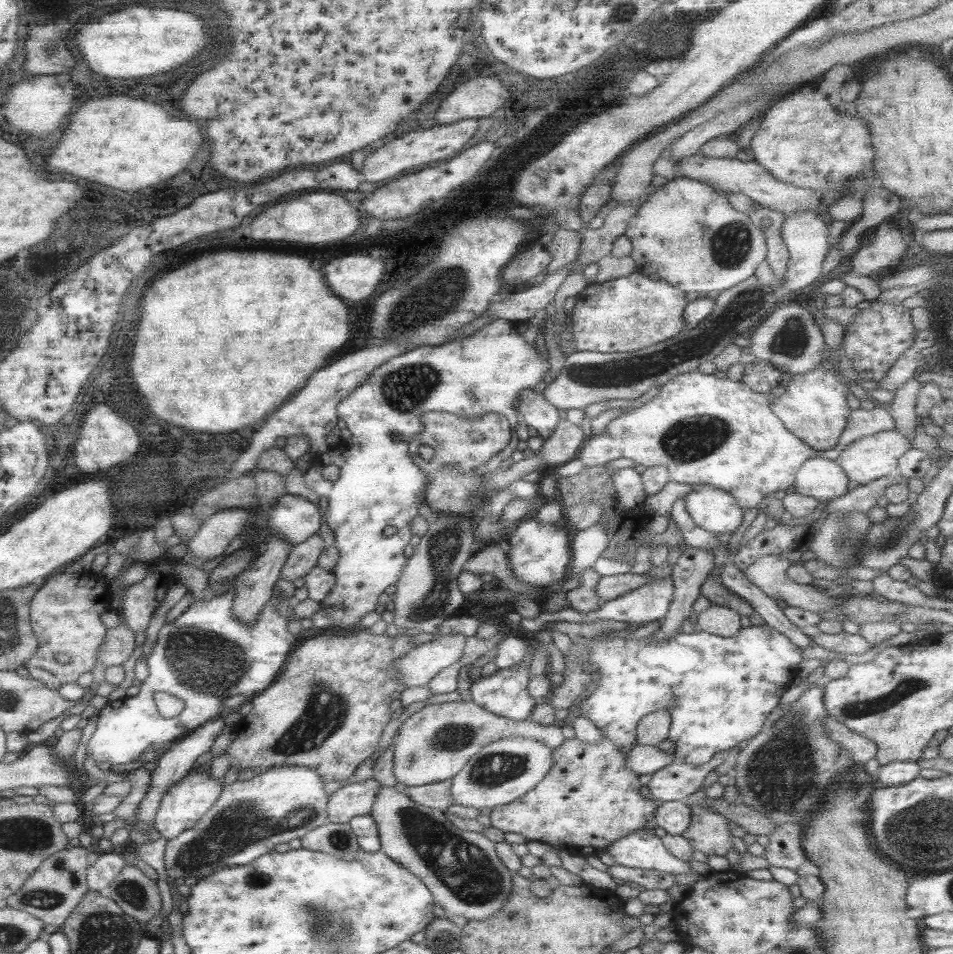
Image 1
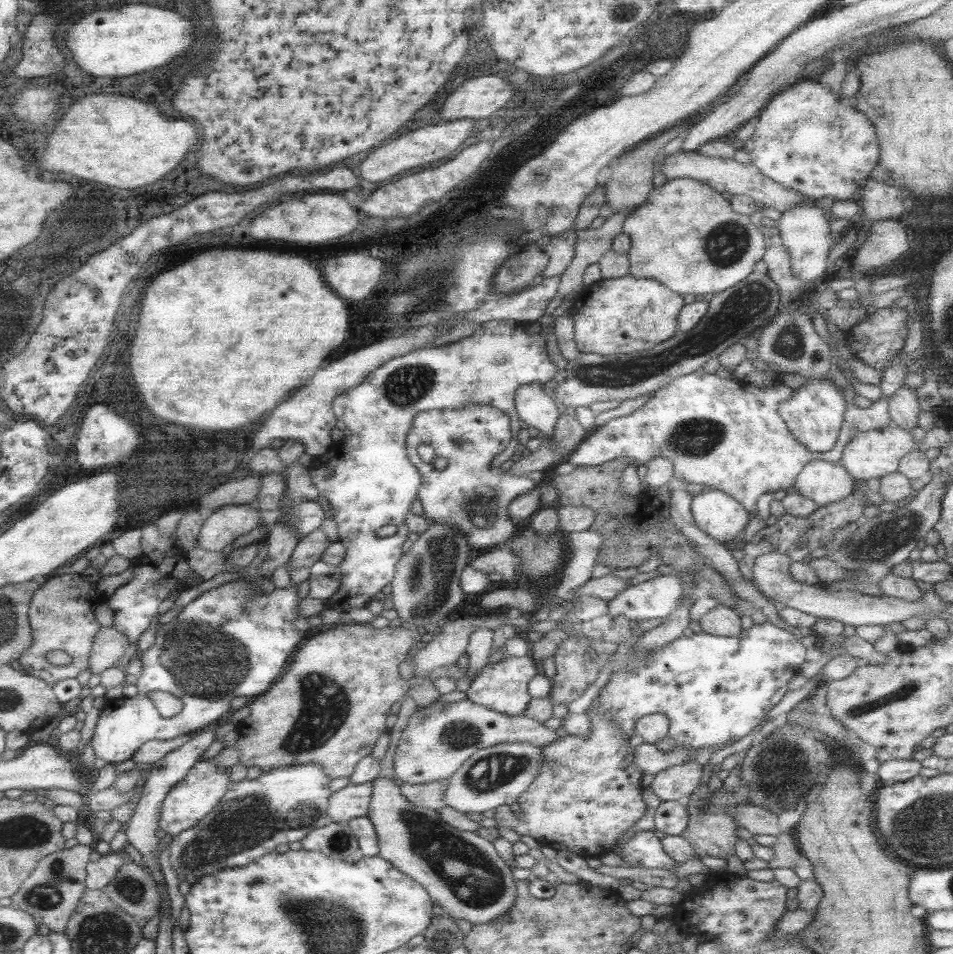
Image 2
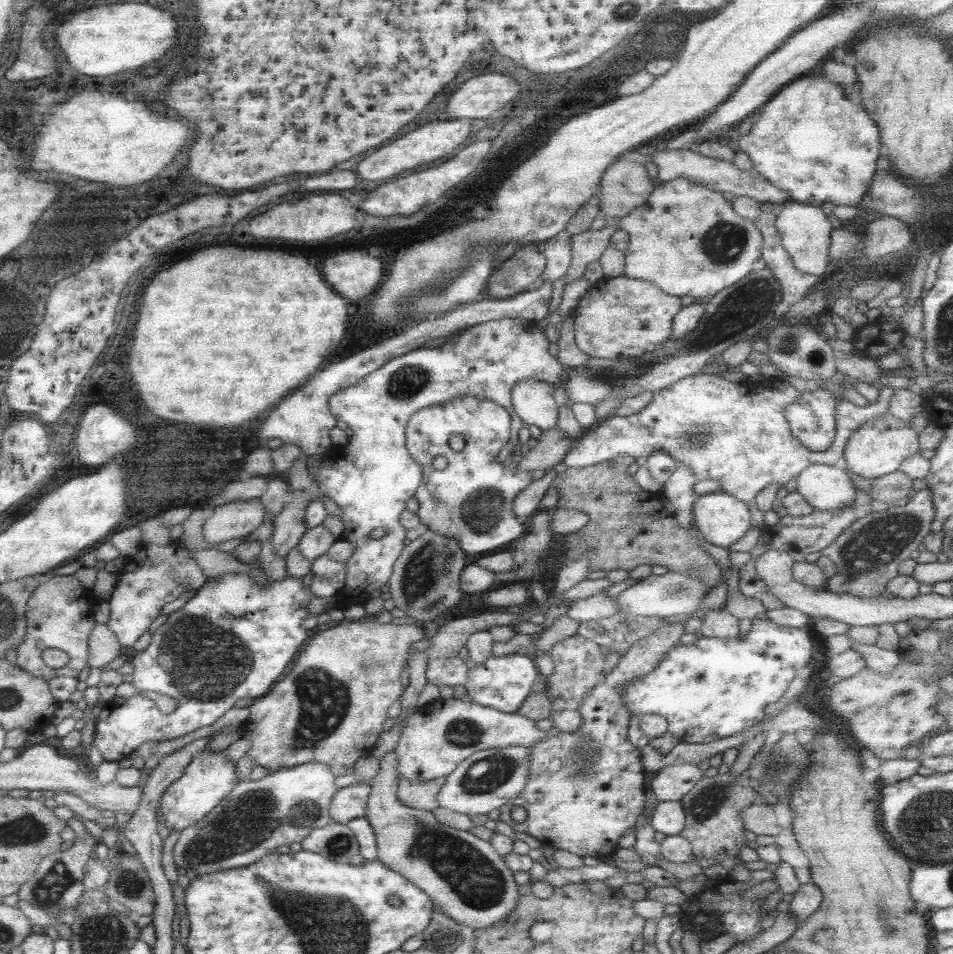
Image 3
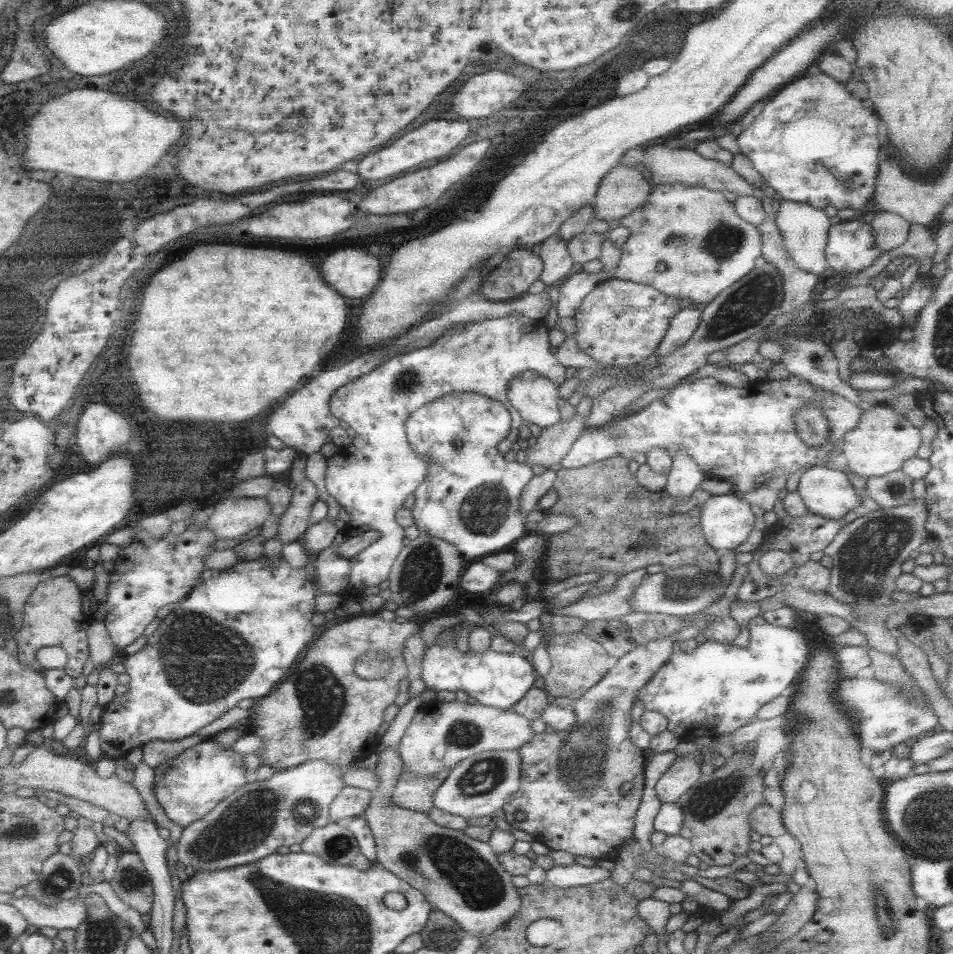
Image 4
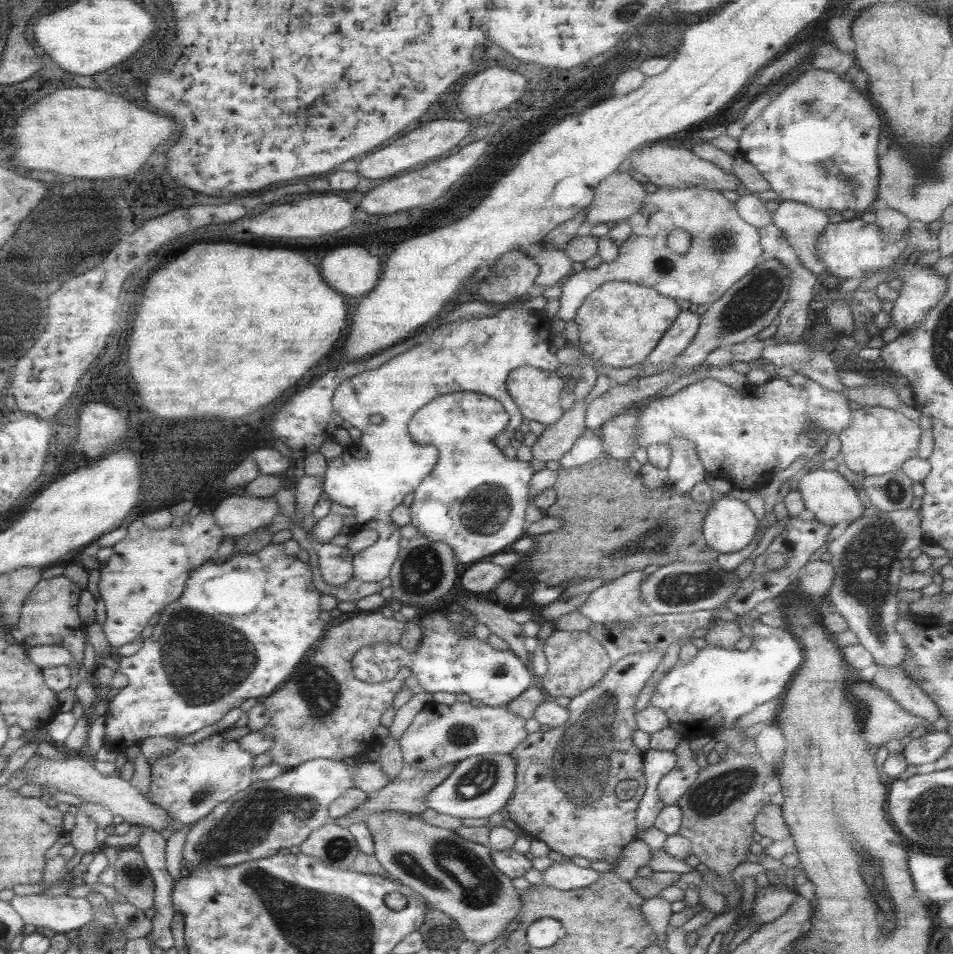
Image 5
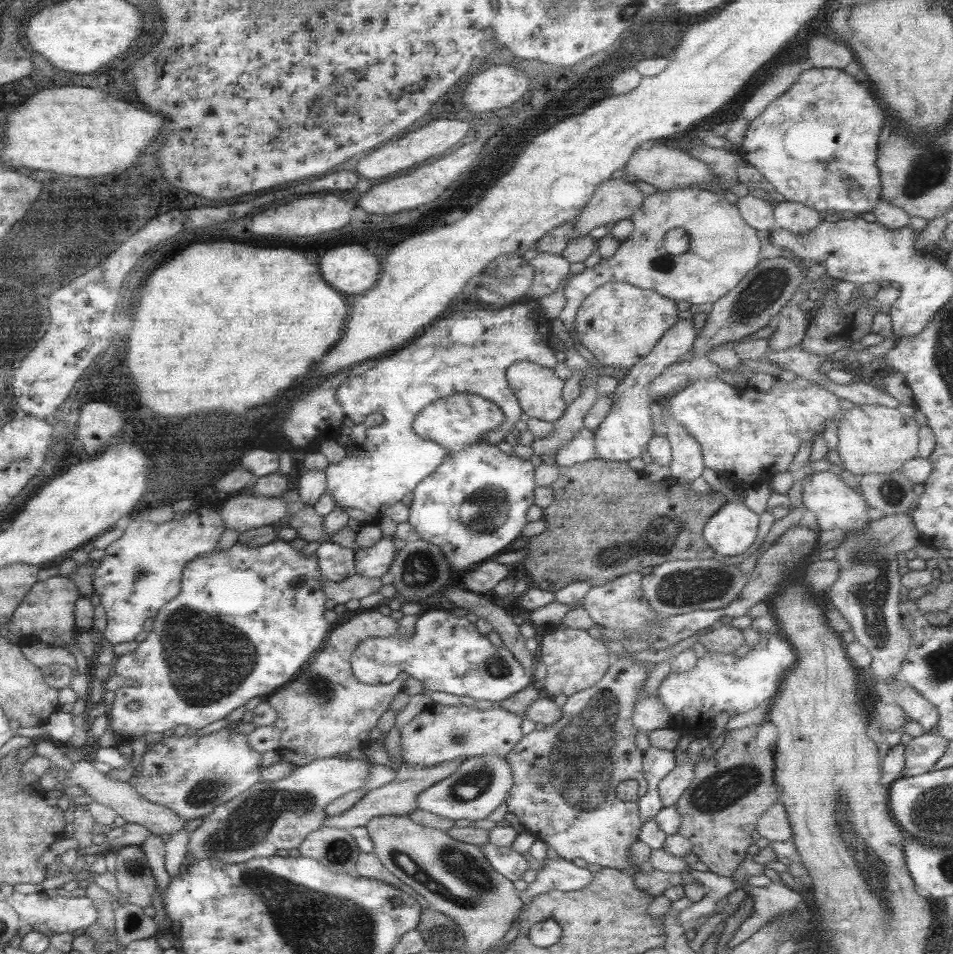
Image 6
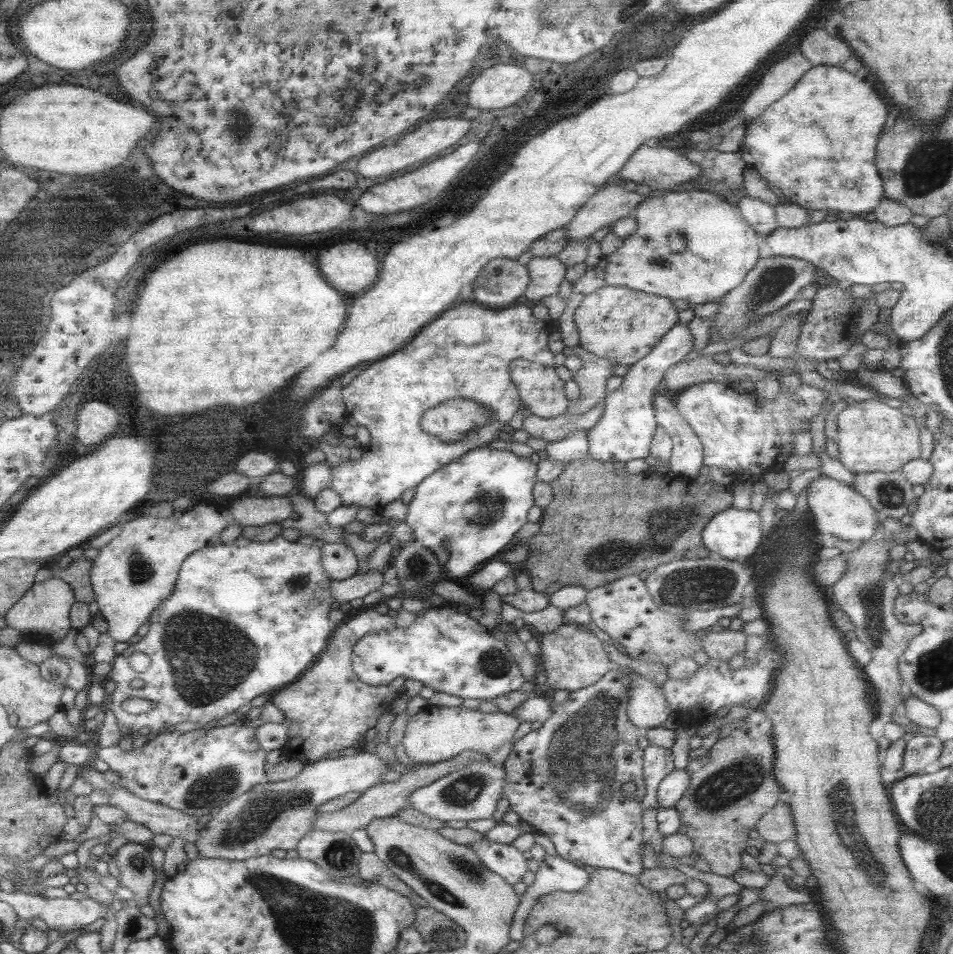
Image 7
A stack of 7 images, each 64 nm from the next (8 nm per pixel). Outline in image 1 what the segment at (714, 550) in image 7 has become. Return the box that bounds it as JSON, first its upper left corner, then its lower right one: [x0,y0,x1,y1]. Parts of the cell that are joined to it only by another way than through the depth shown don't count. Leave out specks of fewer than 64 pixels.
[683,484,743,537]

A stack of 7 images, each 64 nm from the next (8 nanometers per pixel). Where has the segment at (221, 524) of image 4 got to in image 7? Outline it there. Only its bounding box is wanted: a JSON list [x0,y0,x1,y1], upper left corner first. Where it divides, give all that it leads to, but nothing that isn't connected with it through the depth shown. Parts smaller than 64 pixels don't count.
[224,496,291,526]

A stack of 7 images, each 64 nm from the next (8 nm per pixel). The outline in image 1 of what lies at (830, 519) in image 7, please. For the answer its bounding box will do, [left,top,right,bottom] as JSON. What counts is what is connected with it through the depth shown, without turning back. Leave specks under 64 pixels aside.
[792,457,849,500]

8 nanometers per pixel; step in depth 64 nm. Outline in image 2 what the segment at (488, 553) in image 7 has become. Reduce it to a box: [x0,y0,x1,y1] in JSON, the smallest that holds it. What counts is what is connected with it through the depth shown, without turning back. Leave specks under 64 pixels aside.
[404,404,563,580]

